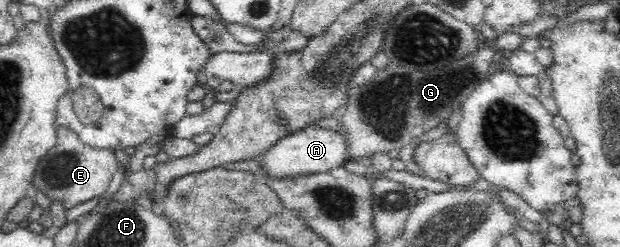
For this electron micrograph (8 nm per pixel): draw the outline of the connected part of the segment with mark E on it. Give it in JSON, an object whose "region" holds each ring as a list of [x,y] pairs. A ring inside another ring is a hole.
{"region":[[[57,127],[57,142],[40,159],[32,185],[48,196],[52,202],[58,201],[68,210],[83,202],[97,201],[110,186],[112,177],[118,173],[118,159],[115,151],[94,149],[84,144],[76,131]]]}

